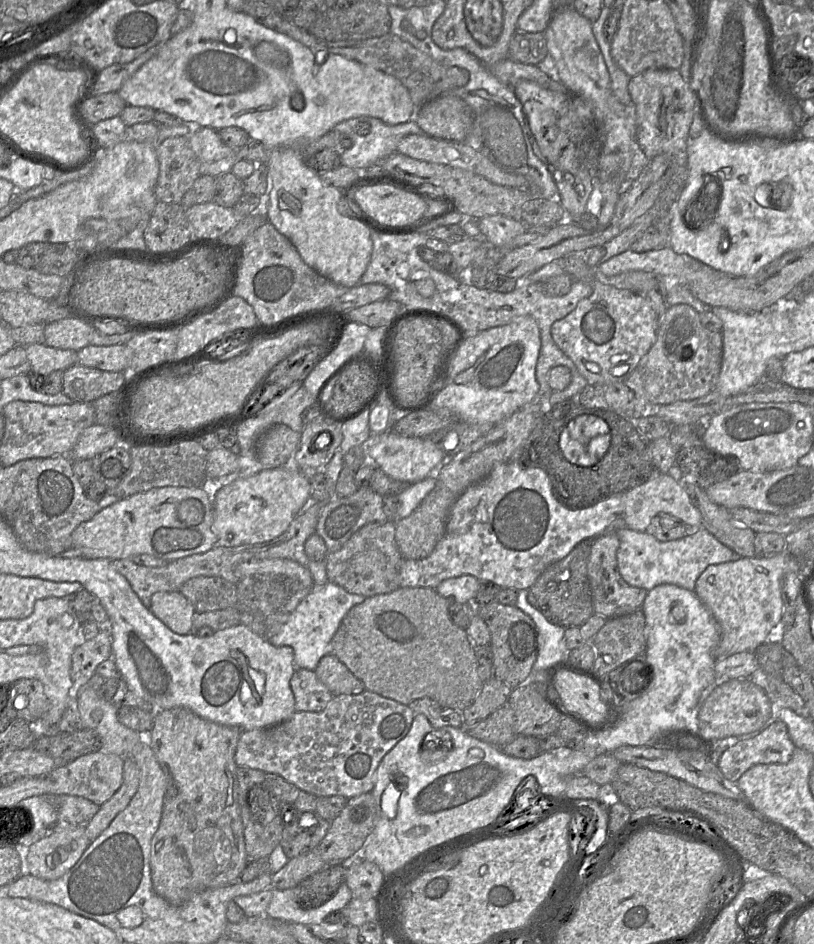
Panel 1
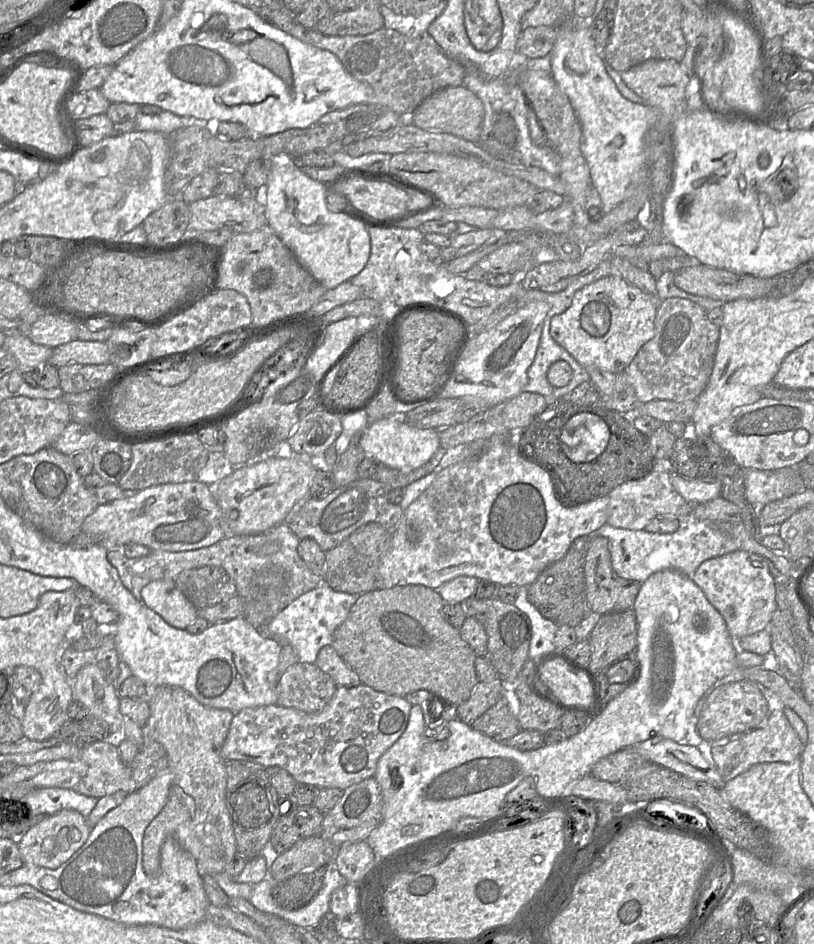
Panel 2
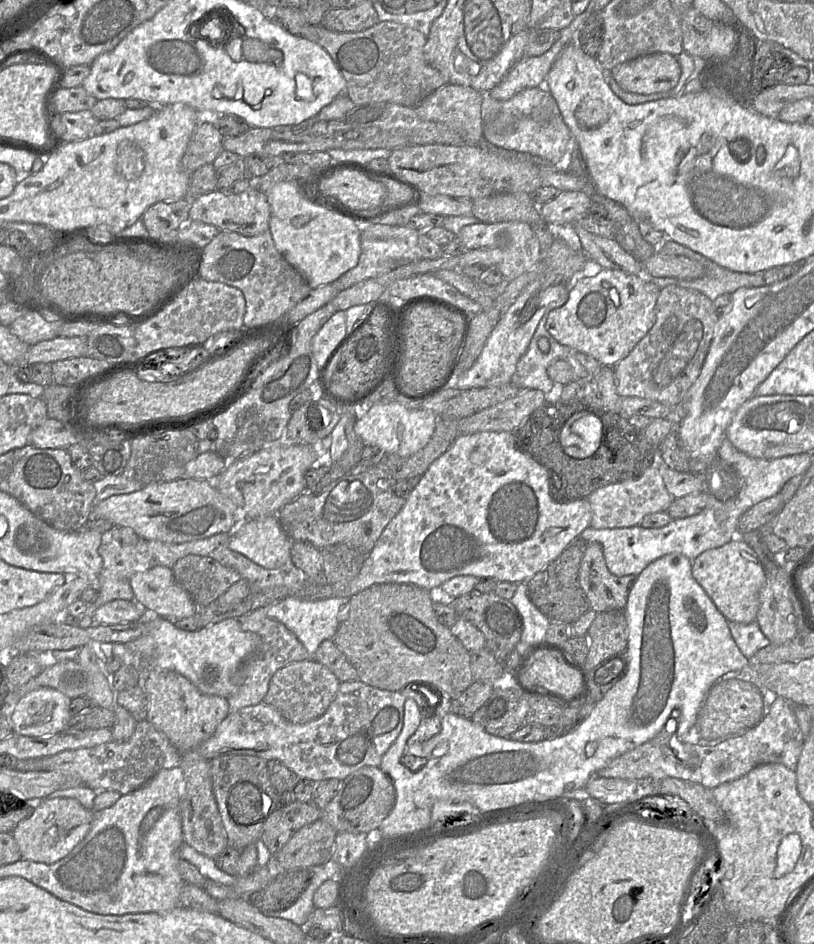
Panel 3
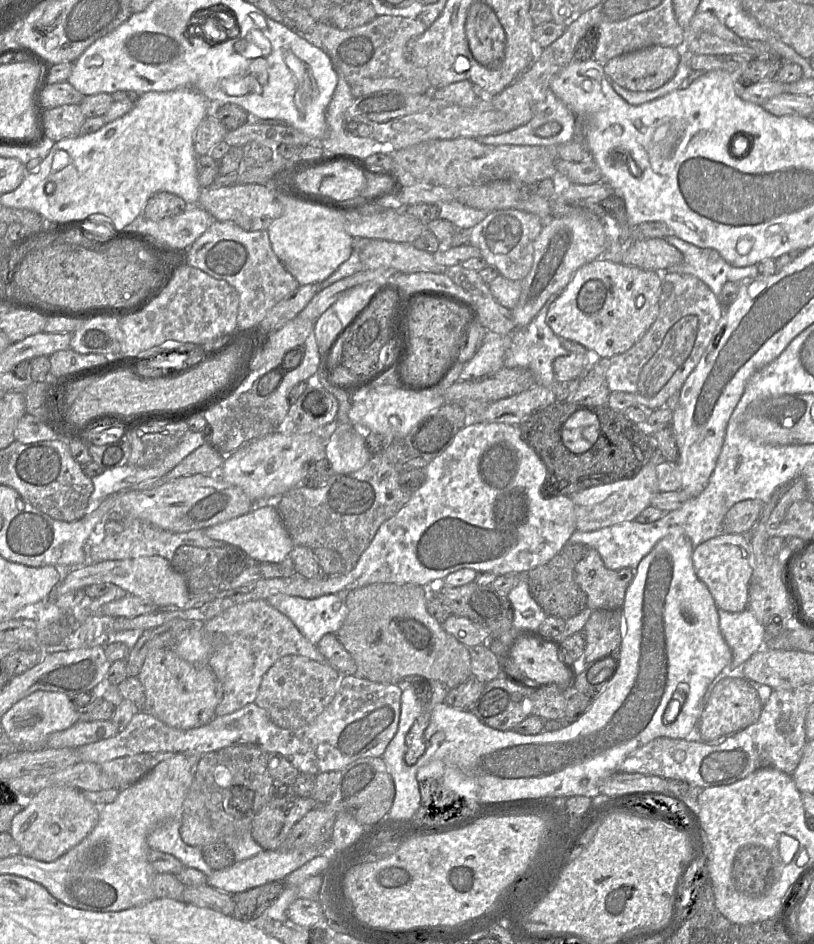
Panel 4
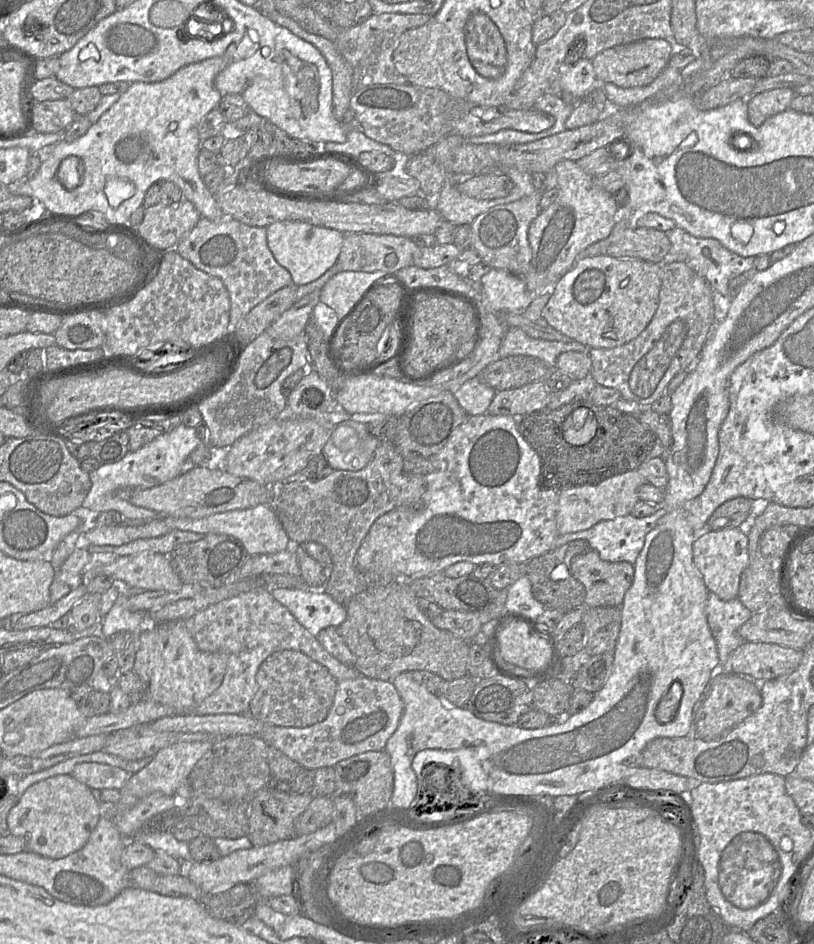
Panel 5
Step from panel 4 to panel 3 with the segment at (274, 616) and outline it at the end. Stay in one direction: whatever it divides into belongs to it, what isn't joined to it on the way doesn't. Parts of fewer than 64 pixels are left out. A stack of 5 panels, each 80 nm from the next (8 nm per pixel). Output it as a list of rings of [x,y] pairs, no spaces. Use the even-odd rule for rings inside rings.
[[[264,608],[250,611],[241,616],[239,621],[244,630],[258,636],[260,646],[255,653],[241,662],[231,678],[234,688],[233,692],[227,697],[230,712],[262,702],[268,691],[272,676],[282,667],[295,661],[313,659],[295,634],[281,622],[268,617]]]

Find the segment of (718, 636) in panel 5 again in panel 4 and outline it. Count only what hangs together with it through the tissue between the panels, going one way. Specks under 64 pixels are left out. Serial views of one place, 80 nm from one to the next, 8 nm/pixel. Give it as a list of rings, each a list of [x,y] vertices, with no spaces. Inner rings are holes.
[[[746,608],[741,612],[718,609],[719,629],[732,652],[731,663],[715,679],[715,685],[724,678],[745,679],[743,664],[764,647],[766,631],[756,616]]]

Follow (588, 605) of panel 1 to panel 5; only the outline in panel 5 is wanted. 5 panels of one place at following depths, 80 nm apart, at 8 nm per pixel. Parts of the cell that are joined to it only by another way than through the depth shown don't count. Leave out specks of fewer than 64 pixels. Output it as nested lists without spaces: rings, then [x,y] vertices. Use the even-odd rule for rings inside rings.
[[[574,540],[525,562],[532,595],[545,609],[566,614],[584,606],[585,587],[572,573],[572,559],[589,550],[591,549],[585,540]]]

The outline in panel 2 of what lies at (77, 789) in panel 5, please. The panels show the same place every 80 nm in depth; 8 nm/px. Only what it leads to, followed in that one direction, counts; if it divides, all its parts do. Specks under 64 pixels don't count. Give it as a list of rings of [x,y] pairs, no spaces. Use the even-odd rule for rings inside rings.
[[[70,809],[38,819],[17,840],[24,863],[39,867],[56,869],[68,861],[87,841],[91,827],[87,817]]]

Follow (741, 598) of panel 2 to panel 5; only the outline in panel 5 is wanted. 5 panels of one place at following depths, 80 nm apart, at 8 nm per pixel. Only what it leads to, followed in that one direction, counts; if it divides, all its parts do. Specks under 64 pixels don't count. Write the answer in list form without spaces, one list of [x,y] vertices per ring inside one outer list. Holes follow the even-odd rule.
[[[739,528],[710,530],[699,534],[693,543],[693,562],[701,573],[709,592],[720,599],[728,601],[737,598],[740,577],[748,565],[749,539]]]

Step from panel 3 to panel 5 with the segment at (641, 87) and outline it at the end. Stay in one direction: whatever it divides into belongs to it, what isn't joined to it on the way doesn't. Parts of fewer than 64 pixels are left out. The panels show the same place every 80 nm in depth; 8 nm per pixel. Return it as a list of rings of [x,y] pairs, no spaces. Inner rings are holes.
[[[644,39],[626,45],[615,46],[598,53],[592,60],[597,77],[620,87],[645,86],[653,82],[668,66],[672,46],[665,39]]]

